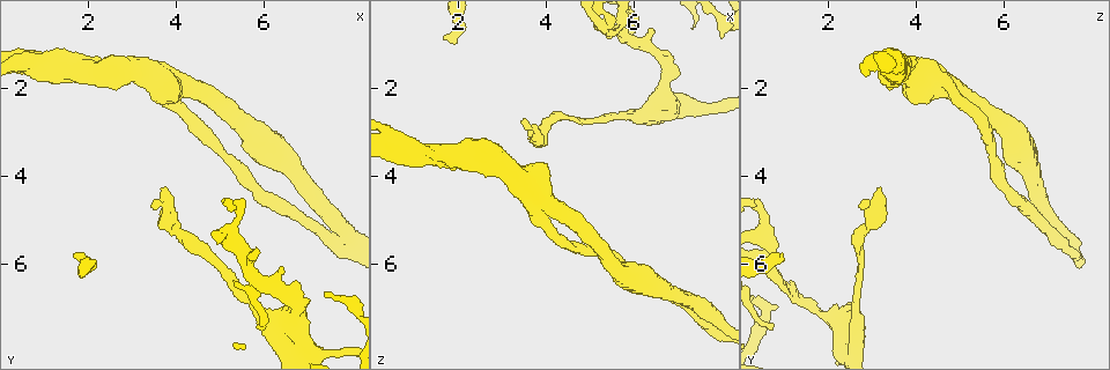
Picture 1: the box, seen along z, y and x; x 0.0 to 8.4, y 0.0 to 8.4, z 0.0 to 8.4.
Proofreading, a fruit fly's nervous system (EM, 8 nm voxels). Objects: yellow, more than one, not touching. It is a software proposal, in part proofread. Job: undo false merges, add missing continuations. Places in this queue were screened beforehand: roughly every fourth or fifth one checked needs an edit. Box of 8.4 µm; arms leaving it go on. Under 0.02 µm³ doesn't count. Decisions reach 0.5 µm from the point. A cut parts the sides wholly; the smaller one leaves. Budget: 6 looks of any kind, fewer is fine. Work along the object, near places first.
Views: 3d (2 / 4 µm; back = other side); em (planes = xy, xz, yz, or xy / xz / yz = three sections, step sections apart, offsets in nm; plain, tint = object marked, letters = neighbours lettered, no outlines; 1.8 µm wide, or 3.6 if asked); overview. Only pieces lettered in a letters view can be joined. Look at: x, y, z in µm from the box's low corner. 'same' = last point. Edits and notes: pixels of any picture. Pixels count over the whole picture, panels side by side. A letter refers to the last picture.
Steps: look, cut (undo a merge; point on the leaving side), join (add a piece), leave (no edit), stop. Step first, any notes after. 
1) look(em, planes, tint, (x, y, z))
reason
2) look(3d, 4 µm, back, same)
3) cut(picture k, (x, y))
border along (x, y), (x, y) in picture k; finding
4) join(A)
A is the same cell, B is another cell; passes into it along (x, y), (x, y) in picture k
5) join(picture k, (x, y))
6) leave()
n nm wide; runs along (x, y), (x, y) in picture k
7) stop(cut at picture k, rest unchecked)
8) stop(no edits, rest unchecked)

look(em, xy, step 16, tint, (7.70, 5.25, 7.10))
abrupt turn

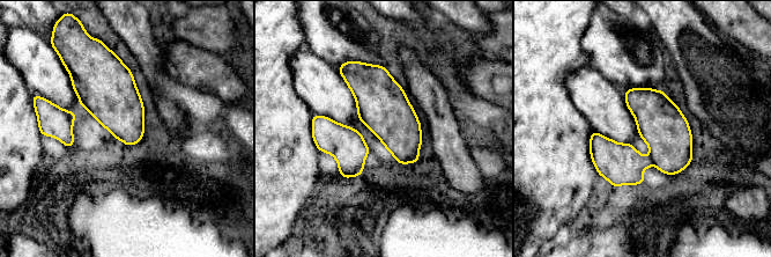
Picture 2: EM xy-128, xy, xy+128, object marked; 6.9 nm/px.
look(em, planes, letters, same)

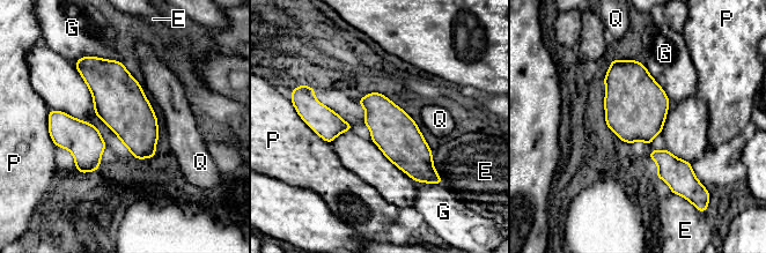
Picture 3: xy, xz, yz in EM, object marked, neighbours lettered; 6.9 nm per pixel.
leave()
E, G, P and Q are other cells; border along (82, 56), (75, 68), (95, 112) in picture 3; one neuron here

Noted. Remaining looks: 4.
look(3d, 2 µm, back, (5.05, 3.50, 5.70))
closes a loop

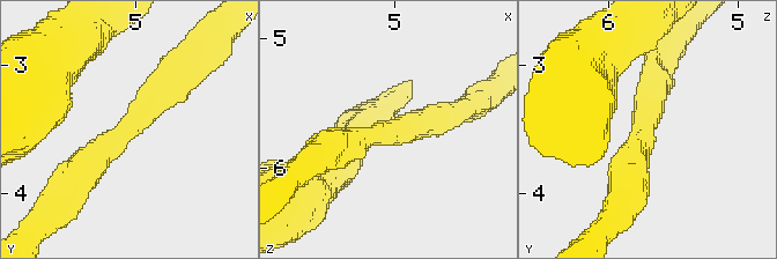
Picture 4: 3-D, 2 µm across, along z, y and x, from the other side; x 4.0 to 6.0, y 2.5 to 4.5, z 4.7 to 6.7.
look(em, 3.6 µm, planes, tint, (5.06, 3.46, 5.70))
shape alone is not enough

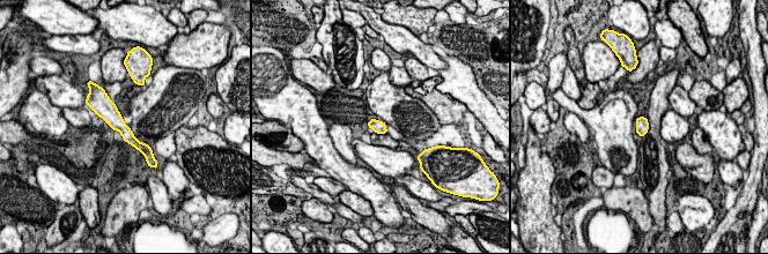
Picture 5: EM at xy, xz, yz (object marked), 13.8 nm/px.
look(em, 3.6 µm, planes, letters, same)

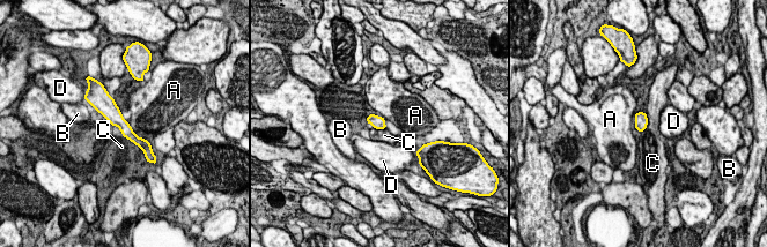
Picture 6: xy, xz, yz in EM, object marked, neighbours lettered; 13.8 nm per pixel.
leave()
A, B, C and D are other cells; border along (127, 121), (137, 135), (148, 141) in picture 6; continuous, no second neuron

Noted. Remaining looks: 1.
look(em, xz, step 8, letters, (6.75, 7.00, 1.65))
thick turns thin

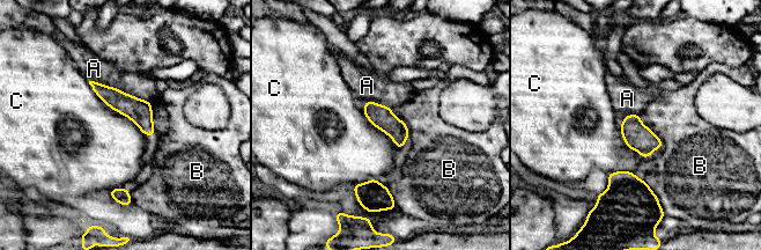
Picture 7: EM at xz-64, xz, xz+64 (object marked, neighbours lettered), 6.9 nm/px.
leave()
A, B and C are other cells; runs along (94, 85), (125, 103), (149, 132) in picture 7; all the same neuron

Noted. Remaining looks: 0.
stop(no edits, rest unchecked)

